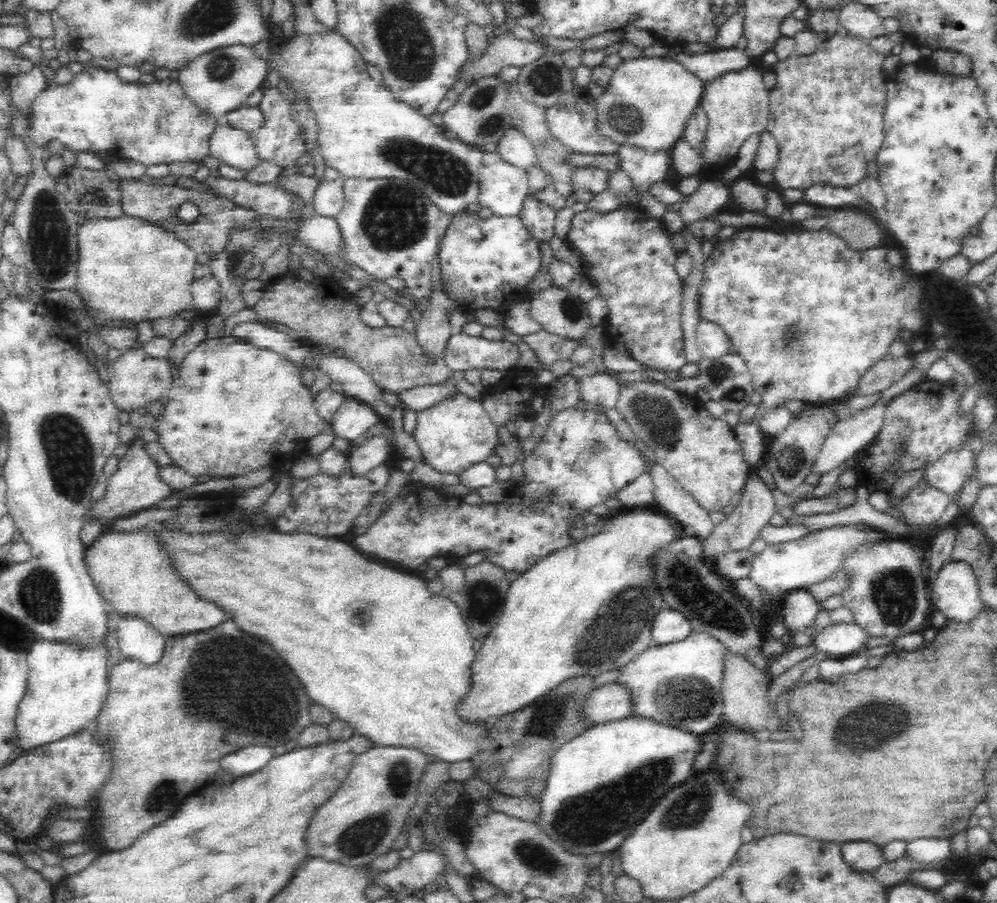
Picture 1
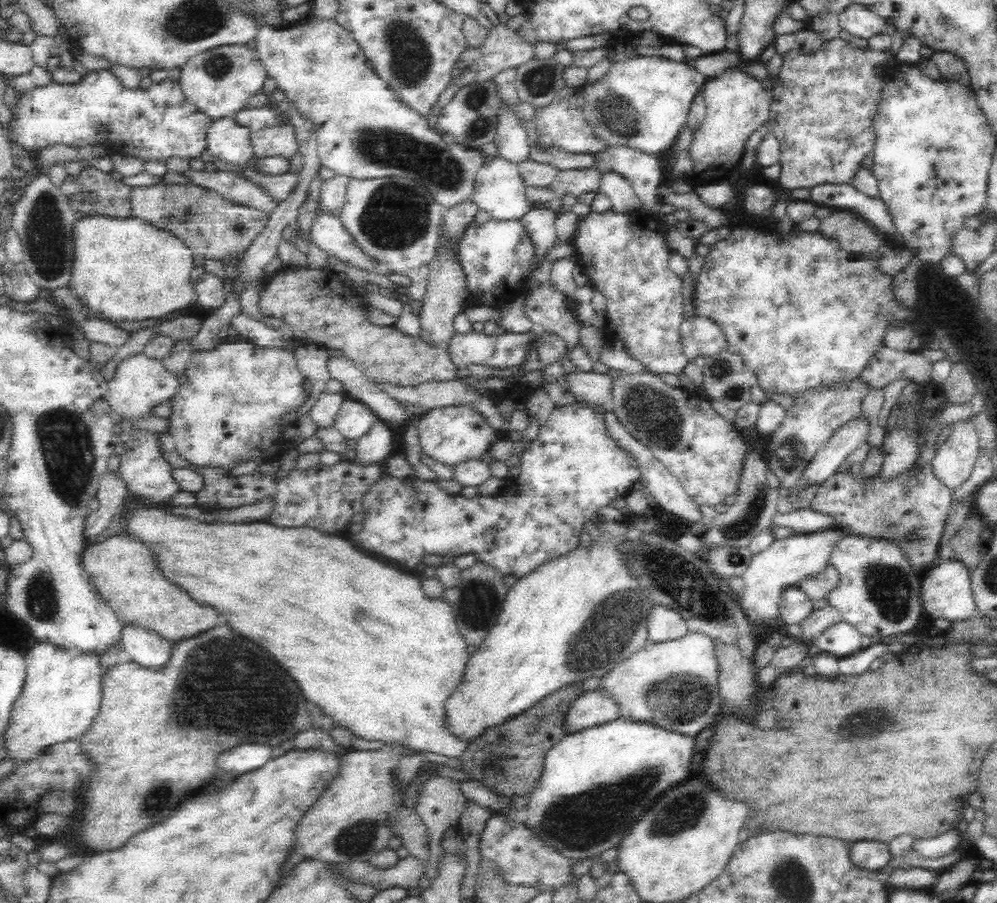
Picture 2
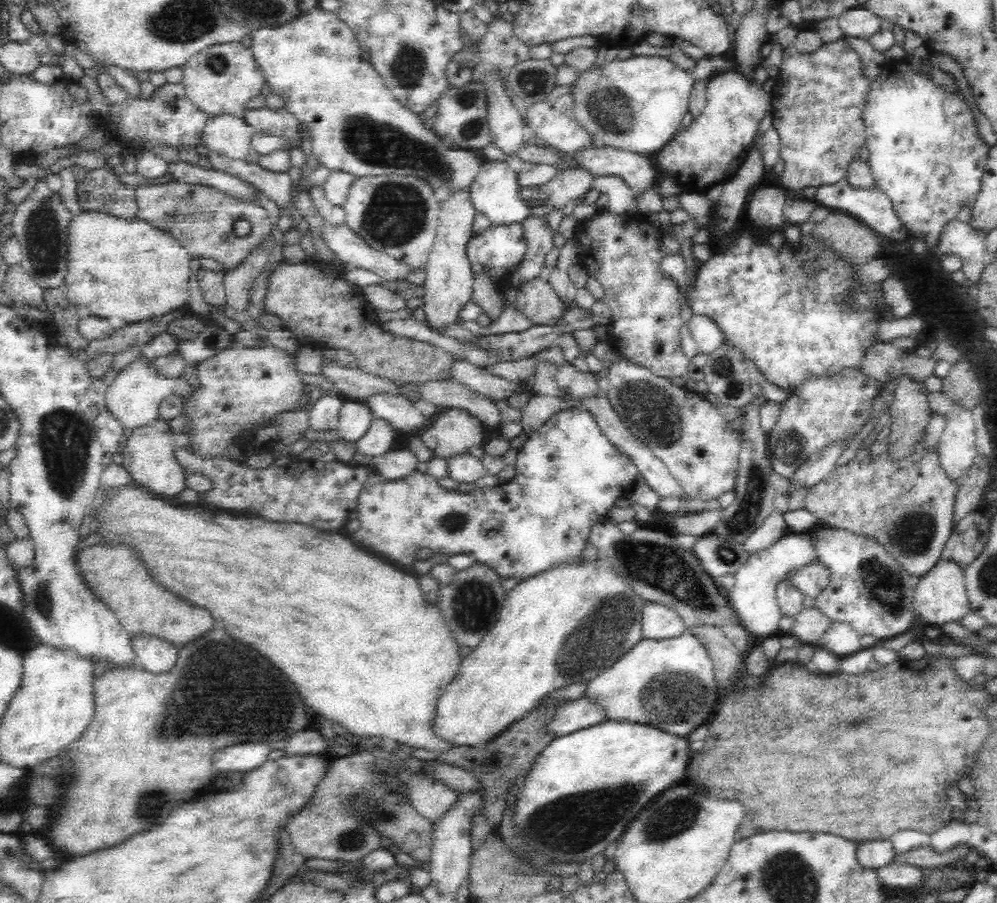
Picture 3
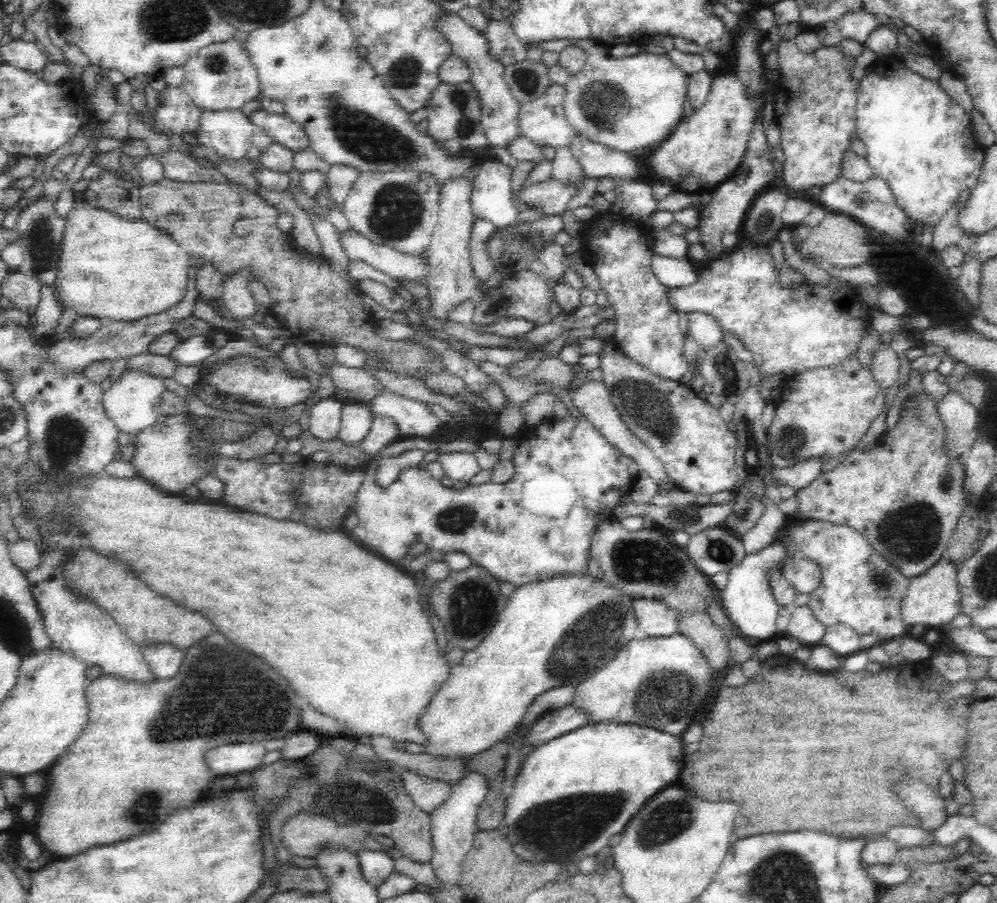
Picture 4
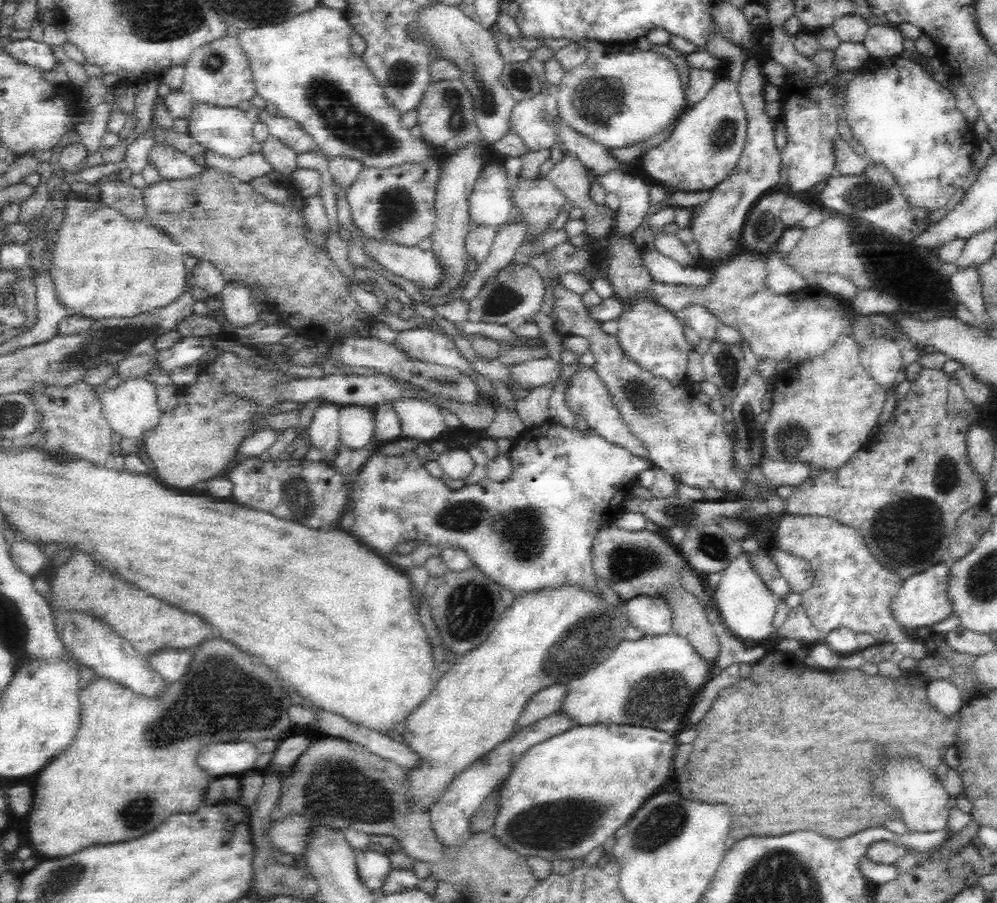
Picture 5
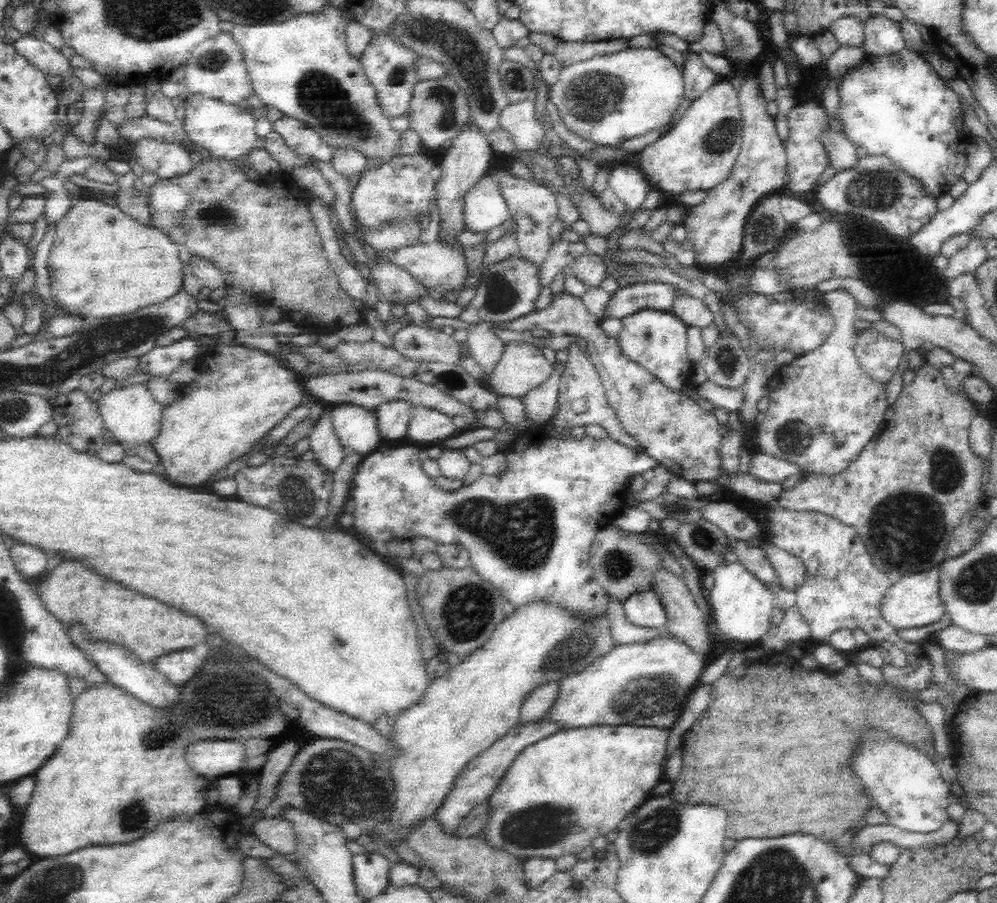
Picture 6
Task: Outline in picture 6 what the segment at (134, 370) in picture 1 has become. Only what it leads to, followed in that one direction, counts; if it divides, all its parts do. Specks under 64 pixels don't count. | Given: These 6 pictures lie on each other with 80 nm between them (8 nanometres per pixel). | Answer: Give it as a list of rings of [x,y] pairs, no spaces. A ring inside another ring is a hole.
[[[142,383],[120,387],[102,394],[96,405],[103,426],[108,429],[113,438],[122,445],[122,448],[140,448],[153,446],[162,428],[163,405],[156,403],[148,389]]]

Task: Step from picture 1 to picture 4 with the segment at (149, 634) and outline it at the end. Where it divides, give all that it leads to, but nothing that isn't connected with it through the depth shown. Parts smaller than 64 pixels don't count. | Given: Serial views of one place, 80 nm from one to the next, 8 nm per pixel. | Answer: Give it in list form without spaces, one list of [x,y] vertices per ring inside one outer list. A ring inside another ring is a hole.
[[[169,644],[146,647],[144,658],[159,680],[173,679],[180,672],[186,658],[187,649],[179,649]]]

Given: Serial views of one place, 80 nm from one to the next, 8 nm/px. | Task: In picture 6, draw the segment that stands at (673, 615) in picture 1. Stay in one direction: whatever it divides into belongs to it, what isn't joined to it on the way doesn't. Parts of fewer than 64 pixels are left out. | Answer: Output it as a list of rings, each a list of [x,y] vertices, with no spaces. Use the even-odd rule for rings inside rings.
[[[650,589],[638,590],[624,598],[622,606],[626,620],[636,626],[665,626],[664,608],[659,602],[658,595]]]

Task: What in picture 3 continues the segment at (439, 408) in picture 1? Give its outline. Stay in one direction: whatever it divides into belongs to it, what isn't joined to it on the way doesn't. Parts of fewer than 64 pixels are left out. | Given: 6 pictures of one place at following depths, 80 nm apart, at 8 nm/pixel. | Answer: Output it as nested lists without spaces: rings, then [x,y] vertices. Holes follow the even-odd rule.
[[[446,408],[435,416],[431,429],[421,434],[422,442],[436,457],[446,458],[458,452],[468,452],[471,445],[483,444],[483,425],[468,411]]]

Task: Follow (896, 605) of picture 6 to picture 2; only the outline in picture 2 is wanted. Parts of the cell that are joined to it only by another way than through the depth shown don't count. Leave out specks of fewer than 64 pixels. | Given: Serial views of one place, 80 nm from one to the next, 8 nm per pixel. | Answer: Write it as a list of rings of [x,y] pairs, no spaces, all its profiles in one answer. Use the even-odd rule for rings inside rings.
[[[952,559],[940,560],[921,576],[918,597],[921,601],[923,613],[932,620],[947,620],[950,622],[975,619],[978,617],[976,606],[970,591],[970,577],[968,567],[962,562]]]

